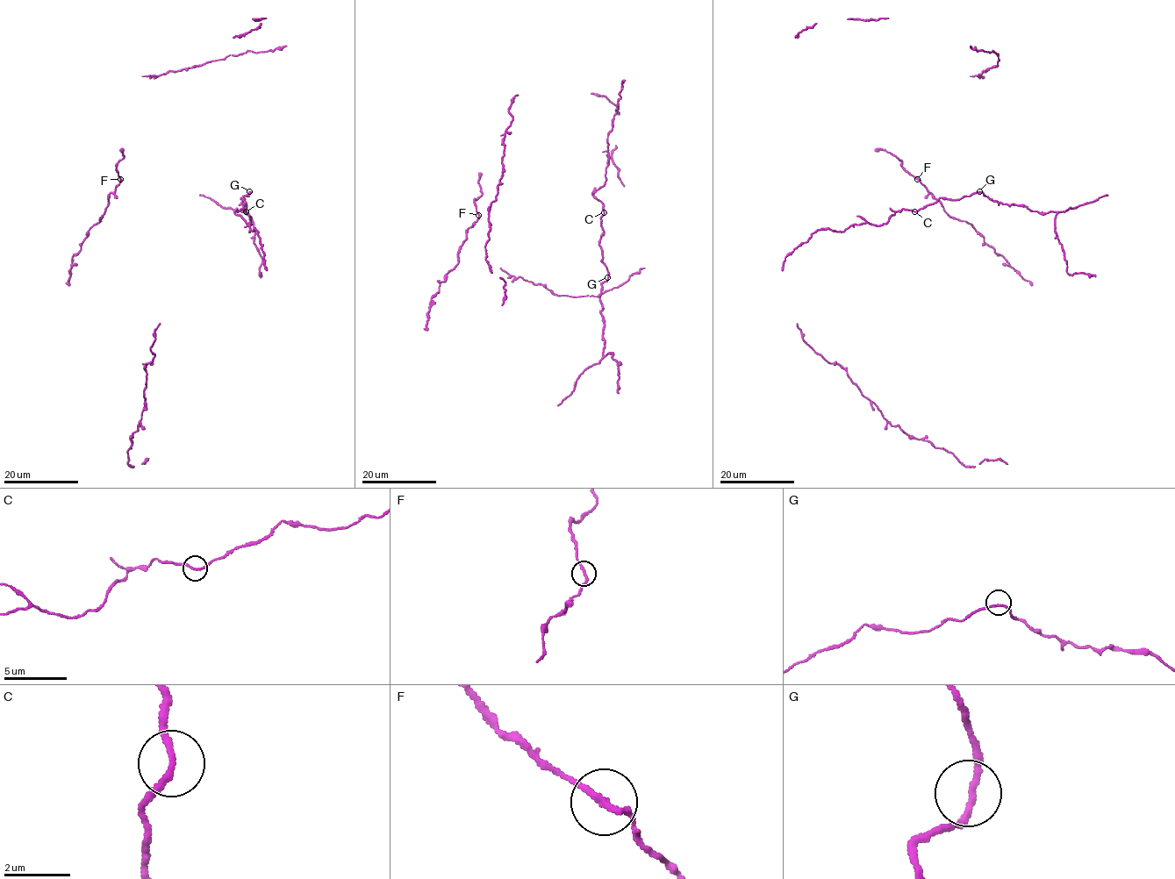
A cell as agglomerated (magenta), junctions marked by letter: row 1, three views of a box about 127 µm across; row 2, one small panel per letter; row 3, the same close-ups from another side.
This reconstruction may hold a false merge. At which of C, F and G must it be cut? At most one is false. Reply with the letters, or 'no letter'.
no letter

